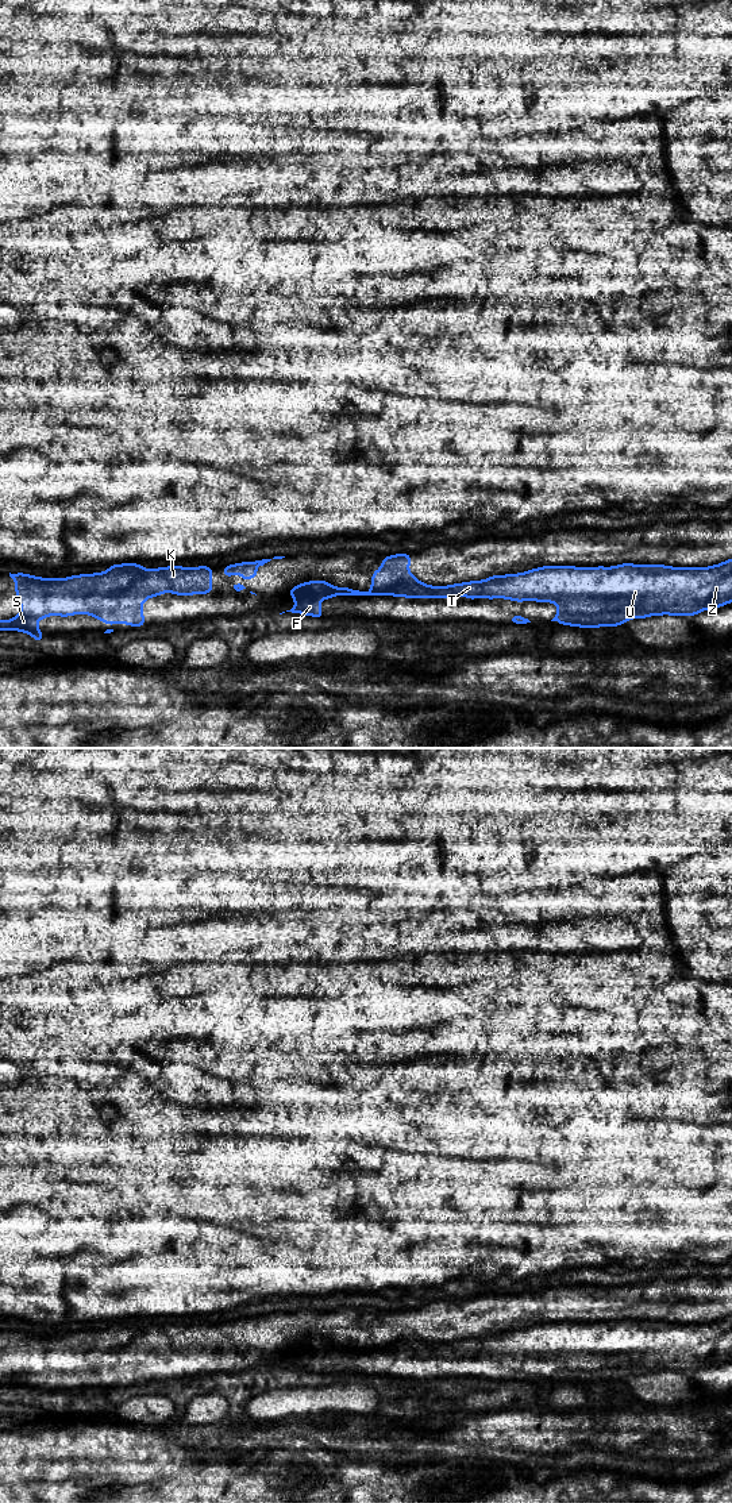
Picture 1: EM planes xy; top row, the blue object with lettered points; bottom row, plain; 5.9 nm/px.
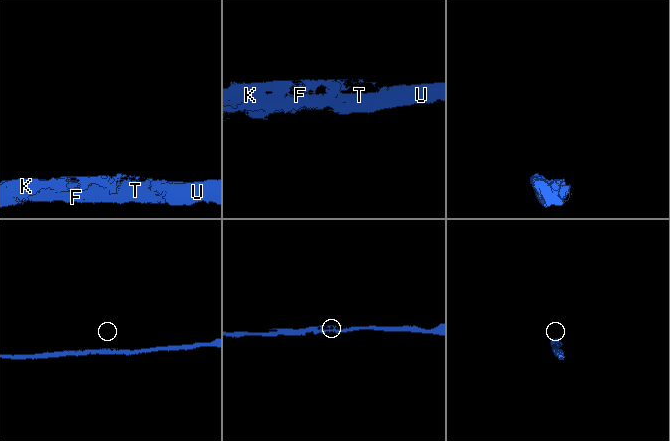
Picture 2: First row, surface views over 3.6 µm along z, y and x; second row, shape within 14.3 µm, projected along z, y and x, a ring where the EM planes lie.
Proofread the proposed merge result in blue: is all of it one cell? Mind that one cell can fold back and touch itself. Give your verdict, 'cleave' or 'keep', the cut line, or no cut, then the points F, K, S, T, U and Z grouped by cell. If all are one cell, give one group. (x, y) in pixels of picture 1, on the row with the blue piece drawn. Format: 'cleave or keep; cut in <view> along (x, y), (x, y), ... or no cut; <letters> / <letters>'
cleave; cut in xy along (416, 579), (370, 590); F T U Z / K S

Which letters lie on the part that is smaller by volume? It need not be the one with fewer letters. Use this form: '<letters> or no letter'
K, S

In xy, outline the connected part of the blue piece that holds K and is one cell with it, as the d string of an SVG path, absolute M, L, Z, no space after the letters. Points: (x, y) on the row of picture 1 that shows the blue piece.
M139 563L112 564L104 573L61 579L9 573L16 582L20 614L0 621L0 632L20 631L30 633L34 643L42 641L45 635L38 629L38 621L51 614L90 614L104 624L145 627L142 605L147 598L162 593L211 594L212 573L211 566L143 569Z

